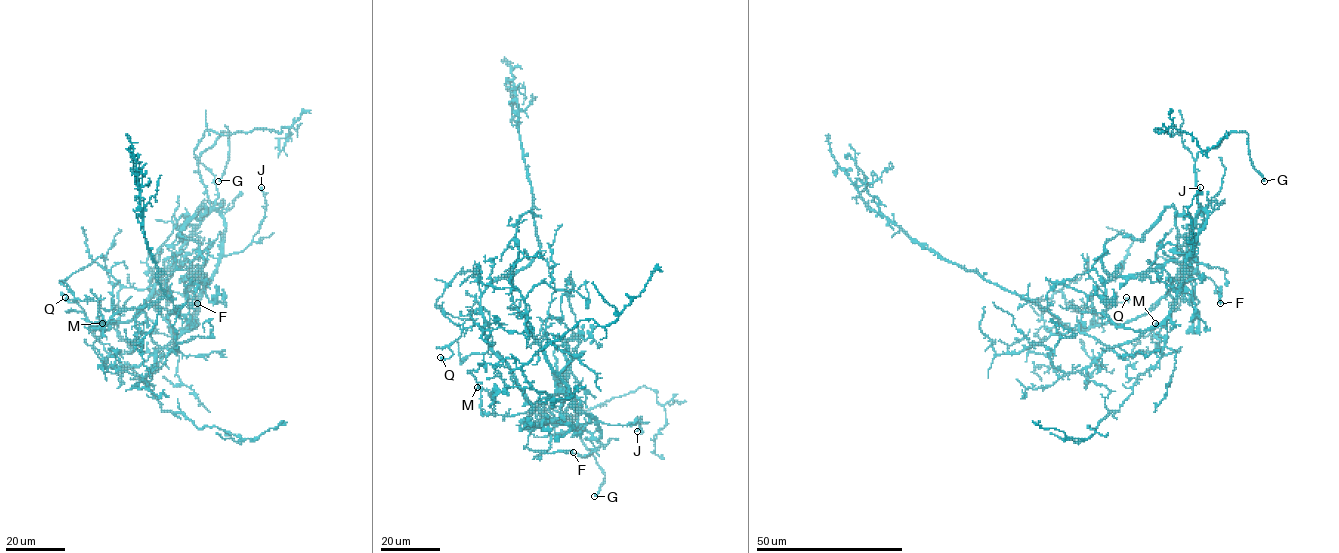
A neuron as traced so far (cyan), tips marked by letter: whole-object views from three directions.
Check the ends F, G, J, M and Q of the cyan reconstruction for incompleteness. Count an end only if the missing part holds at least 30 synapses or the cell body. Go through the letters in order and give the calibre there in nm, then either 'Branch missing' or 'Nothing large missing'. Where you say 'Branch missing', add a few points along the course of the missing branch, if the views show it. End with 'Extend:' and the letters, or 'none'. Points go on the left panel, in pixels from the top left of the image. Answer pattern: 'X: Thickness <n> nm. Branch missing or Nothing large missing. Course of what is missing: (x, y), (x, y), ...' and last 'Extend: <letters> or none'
F: Thickness 320 nm. Nothing large missing
G: Thickness 280 nm. Branch missing. Course of what is missing: (218, 181), (200, 214), (142, 270), (139, 280), (136, 320)
J: Thickness 320 nm. Nothing large missing
M: Thickness 130 nm. Nothing large missing
Q: Thickness 420 nm. Nothing large missing
Extend: G

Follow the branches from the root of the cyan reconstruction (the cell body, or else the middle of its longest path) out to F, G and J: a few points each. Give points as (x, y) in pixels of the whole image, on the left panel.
F: (159, 281), (215, 209), (225, 232), (212, 281), (201, 291), (186, 261), (149, 286), (197, 303)
G: (159, 281), (209, 209), (198, 161), (224, 131), (229, 132), (229, 158), (218, 181)
J: (159, 281), (181, 244), (213, 209), (224, 220), (223, 255), (242, 252), (258, 231), (265, 215), (261, 187)

